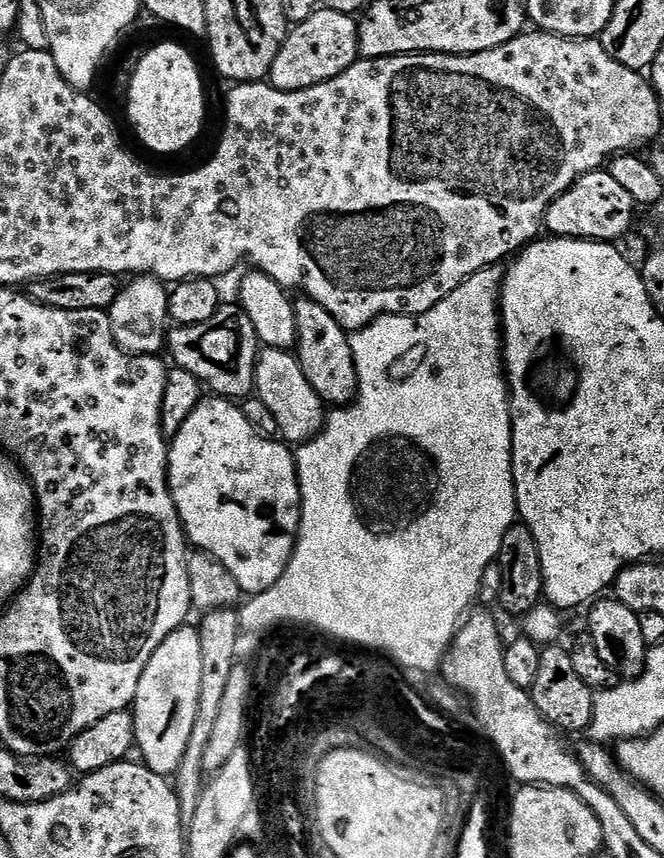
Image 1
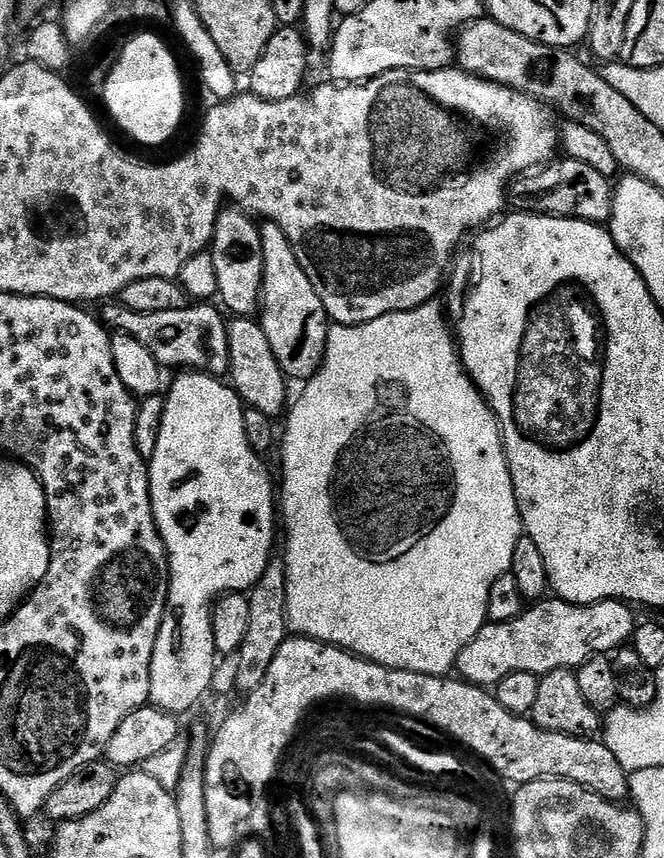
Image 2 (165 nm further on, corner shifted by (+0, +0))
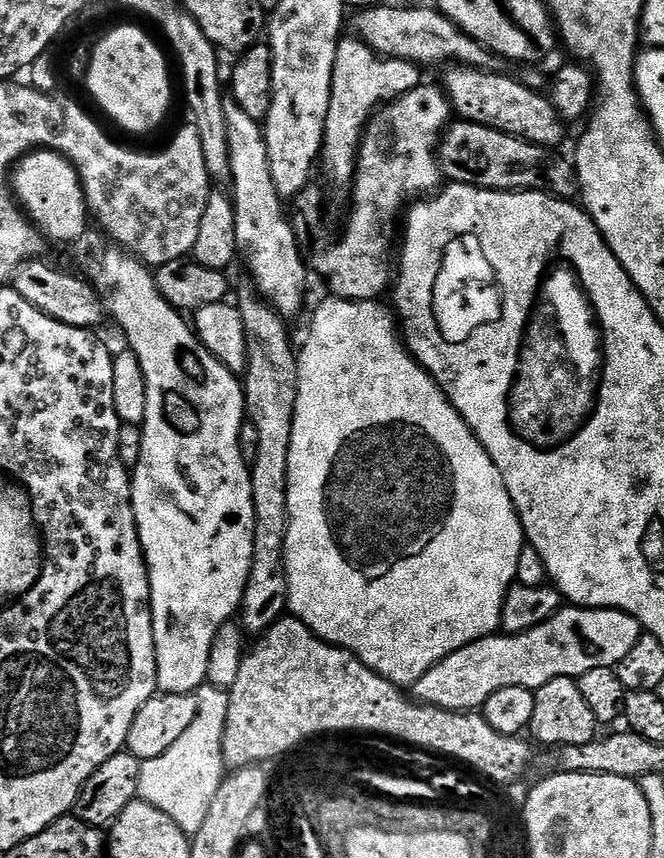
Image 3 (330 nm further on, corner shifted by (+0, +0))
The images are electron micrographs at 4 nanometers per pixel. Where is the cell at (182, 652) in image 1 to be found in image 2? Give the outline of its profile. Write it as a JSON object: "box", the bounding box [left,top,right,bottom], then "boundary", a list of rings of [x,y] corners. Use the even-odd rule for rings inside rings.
{"box":[148,370,278,714],"boundary":[[[184,370],[172,384],[172,389],[166,392],[164,414],[158,446],[154,446],[154,454],[148,464],[148,481],[150,482],[150,498],[156,525],[160,531],[162,542],[168,551],[168,611],[164,613],[164,621],[158,630],[158,638],[154,642],[154,654],[150,662],[150,700],[155,707],[164,712],[181,714],[188,712],[204,695],[209,695],[212,687],[212,675],[218,663],[218,653],[214,646],[214,630],[212,629],[212,610],[216,601],[228,592],[247,593],[255,588],[258,578],[266,570],[266,566],[274,558],[272,547],[276,544],[276,528],[278,532],[278,488],[272,485],[272,476],[263,464],[261,453],[255,452],[246,438],[246,422],[244,421],[245,403],[223,379],[210,376],[206,372]]]}

